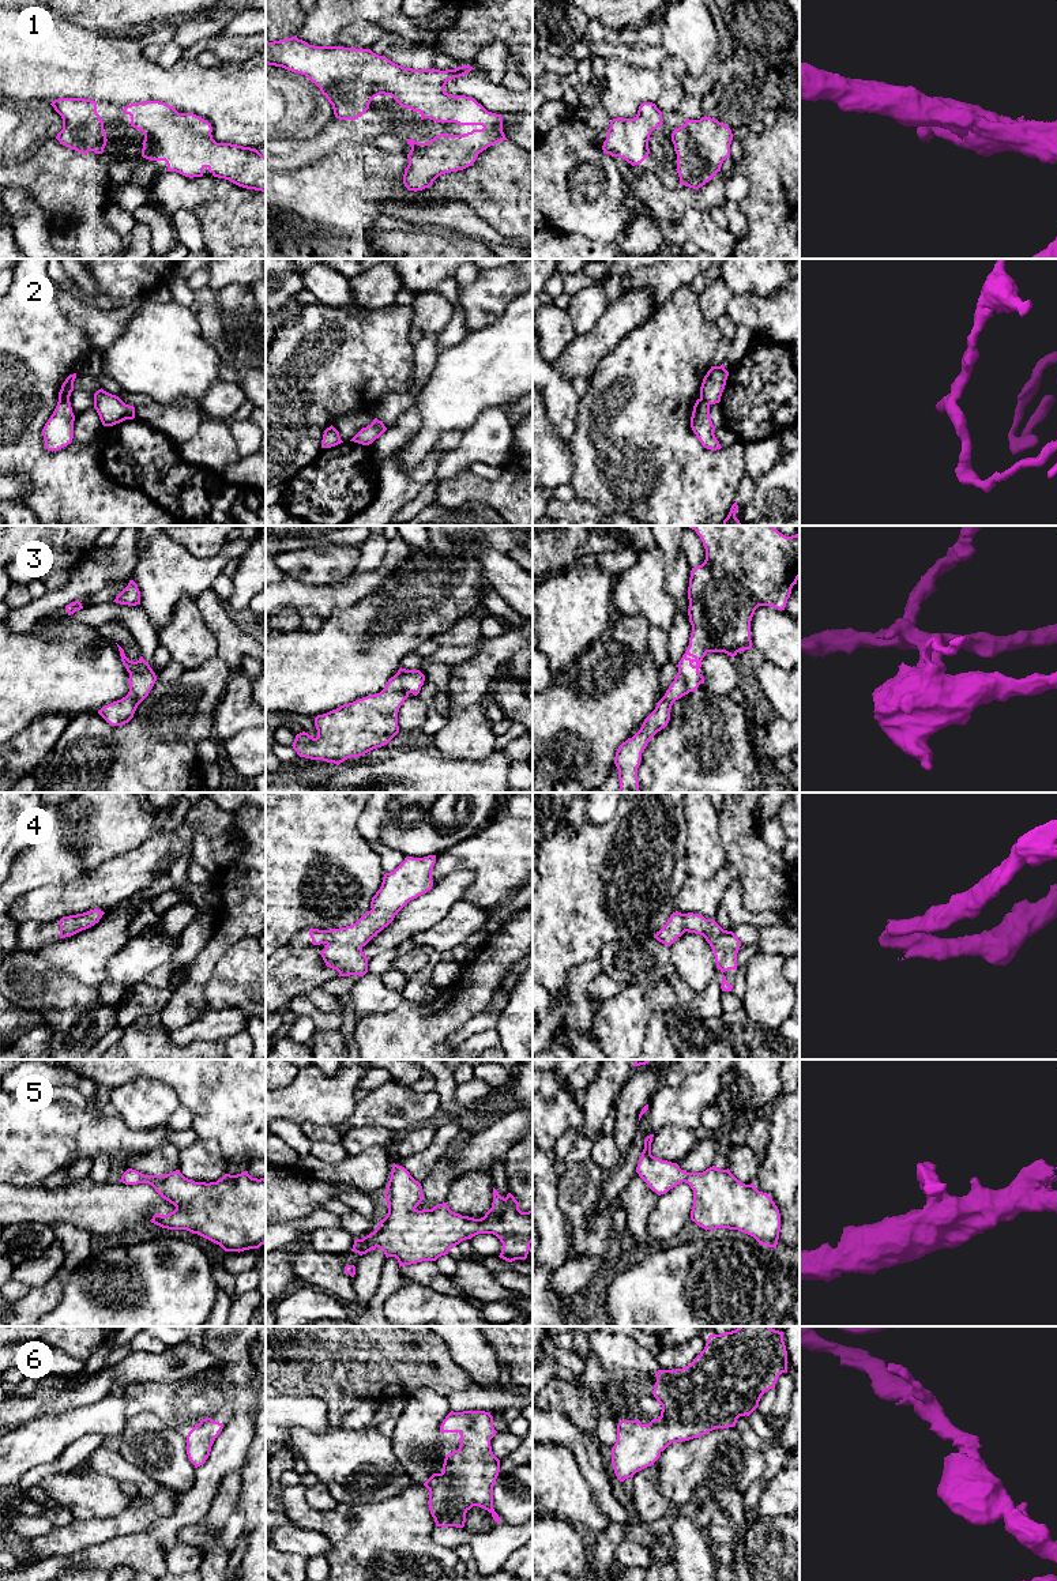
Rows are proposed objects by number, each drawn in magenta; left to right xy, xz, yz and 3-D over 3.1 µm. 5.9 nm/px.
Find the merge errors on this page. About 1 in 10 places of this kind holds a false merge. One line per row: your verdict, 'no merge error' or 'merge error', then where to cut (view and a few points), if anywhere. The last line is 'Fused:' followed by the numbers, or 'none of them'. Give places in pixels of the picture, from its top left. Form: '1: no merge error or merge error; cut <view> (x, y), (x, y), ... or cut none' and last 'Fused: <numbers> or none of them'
1: no merge error; cut none
2: merge error; cut xy (68, 398), (59, 401)
3: no merge error; cut none
4: no merge error; cut none
5: no merge error; cut none
6: no merge error; cut none
Fused: 2

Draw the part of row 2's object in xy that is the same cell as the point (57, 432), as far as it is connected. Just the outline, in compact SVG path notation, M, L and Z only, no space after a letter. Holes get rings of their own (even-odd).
M69 399L59 400L53 414L42 429L48 451L59 451L72 443L74 421L75 415Z

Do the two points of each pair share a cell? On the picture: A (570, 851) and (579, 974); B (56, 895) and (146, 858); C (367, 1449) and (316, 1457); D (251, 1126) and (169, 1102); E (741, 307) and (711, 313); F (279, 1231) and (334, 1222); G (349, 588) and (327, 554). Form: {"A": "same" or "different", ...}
{"A": "different", "B": "same", "C": "same", "D": "different", "E": "different", "F": "same", "G": "different"}

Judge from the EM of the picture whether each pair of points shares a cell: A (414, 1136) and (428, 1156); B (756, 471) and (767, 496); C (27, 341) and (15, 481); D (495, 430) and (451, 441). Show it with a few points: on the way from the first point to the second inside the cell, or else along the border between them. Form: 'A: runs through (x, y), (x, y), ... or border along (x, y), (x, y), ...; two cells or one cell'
A: border along (436, 1129), (432, 1141), (425, 1148), (395, 1158); two cells
B: border along (781, 455), (755, 482); two cells
C: border along (14, 473), (26, 475), (32, 485), (21, 500); two cells
D: border along (463, 433), (462, 443), (447, 451), (439, 460); two cells

